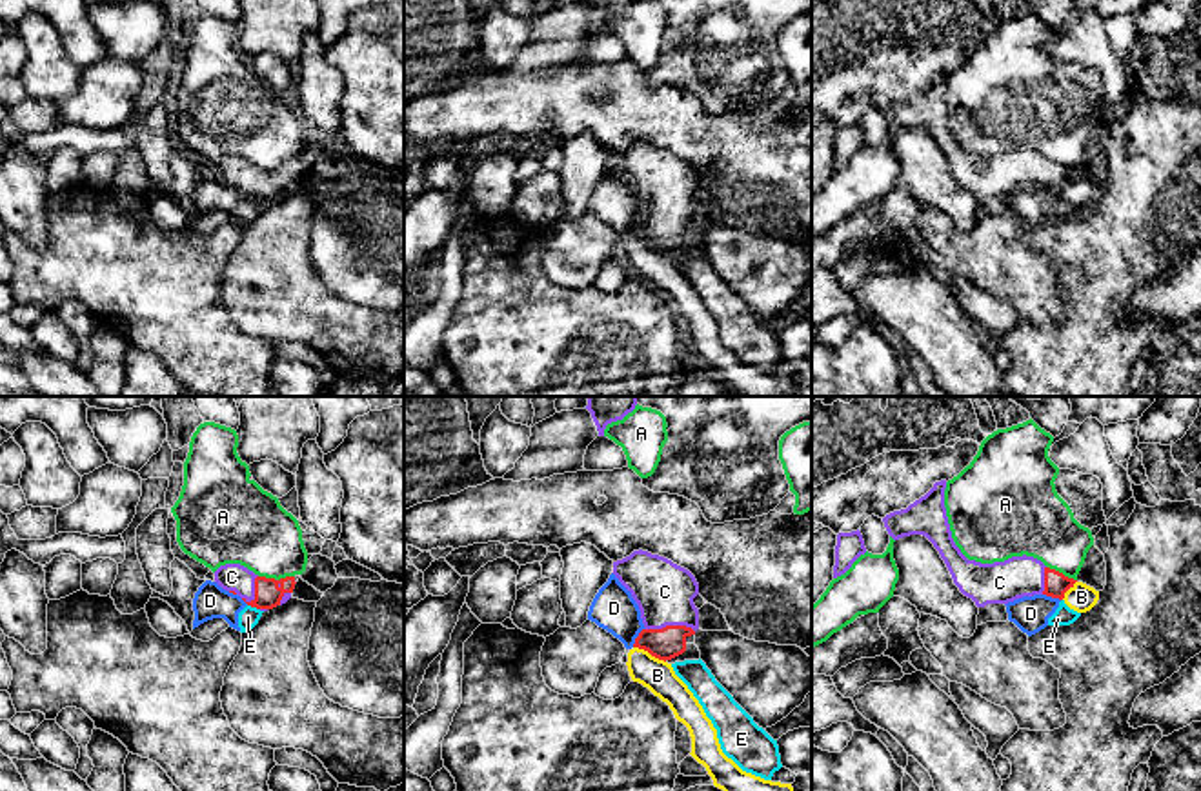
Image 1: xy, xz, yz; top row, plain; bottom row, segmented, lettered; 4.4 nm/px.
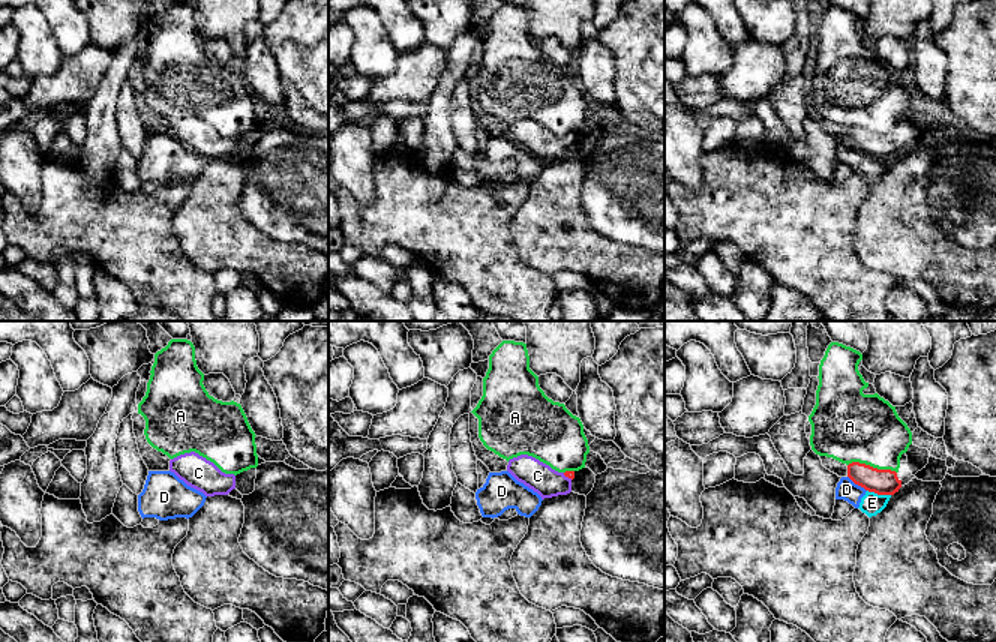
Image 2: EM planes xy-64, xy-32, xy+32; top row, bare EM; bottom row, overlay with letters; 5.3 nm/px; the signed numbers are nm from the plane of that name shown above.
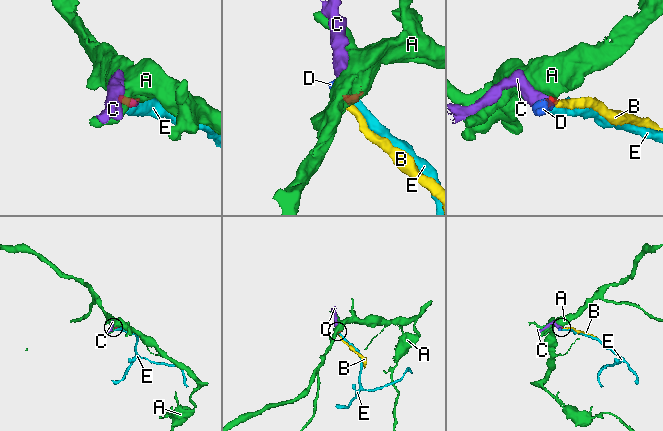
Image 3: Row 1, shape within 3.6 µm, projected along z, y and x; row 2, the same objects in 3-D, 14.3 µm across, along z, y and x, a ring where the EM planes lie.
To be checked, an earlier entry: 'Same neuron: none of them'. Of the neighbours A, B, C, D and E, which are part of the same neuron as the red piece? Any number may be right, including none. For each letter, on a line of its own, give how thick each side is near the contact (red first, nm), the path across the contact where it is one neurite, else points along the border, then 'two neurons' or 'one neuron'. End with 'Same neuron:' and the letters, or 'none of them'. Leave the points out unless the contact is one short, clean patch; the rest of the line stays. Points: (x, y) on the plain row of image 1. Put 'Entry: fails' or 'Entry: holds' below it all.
A: 120 nm thick on the red side, 320 nm on the other; border along xy (259, 168), (273, 171), (293, 170); two neurons
B: 140 nm thick on the red side, 140 nm on the other; border along xz (634, 239), (665, 255); two neurons
C: 140 nm thick on the red side, 260 nm on the other; runs through xz (668, 235), (670, 219), (665, 184); one neuron
D: 140 nm thick on the red side, 190 nm on the other; border along xz (645, 220), (632, 239); two neurons
E: 120 nm thick on the red side, 90 nm on the other; border along xy (248, 197), (259, 202); two neurons
Same neuron: C
Entry: fails

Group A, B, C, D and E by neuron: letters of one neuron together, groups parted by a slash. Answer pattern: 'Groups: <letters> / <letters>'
Groups: A / B / C / D E

